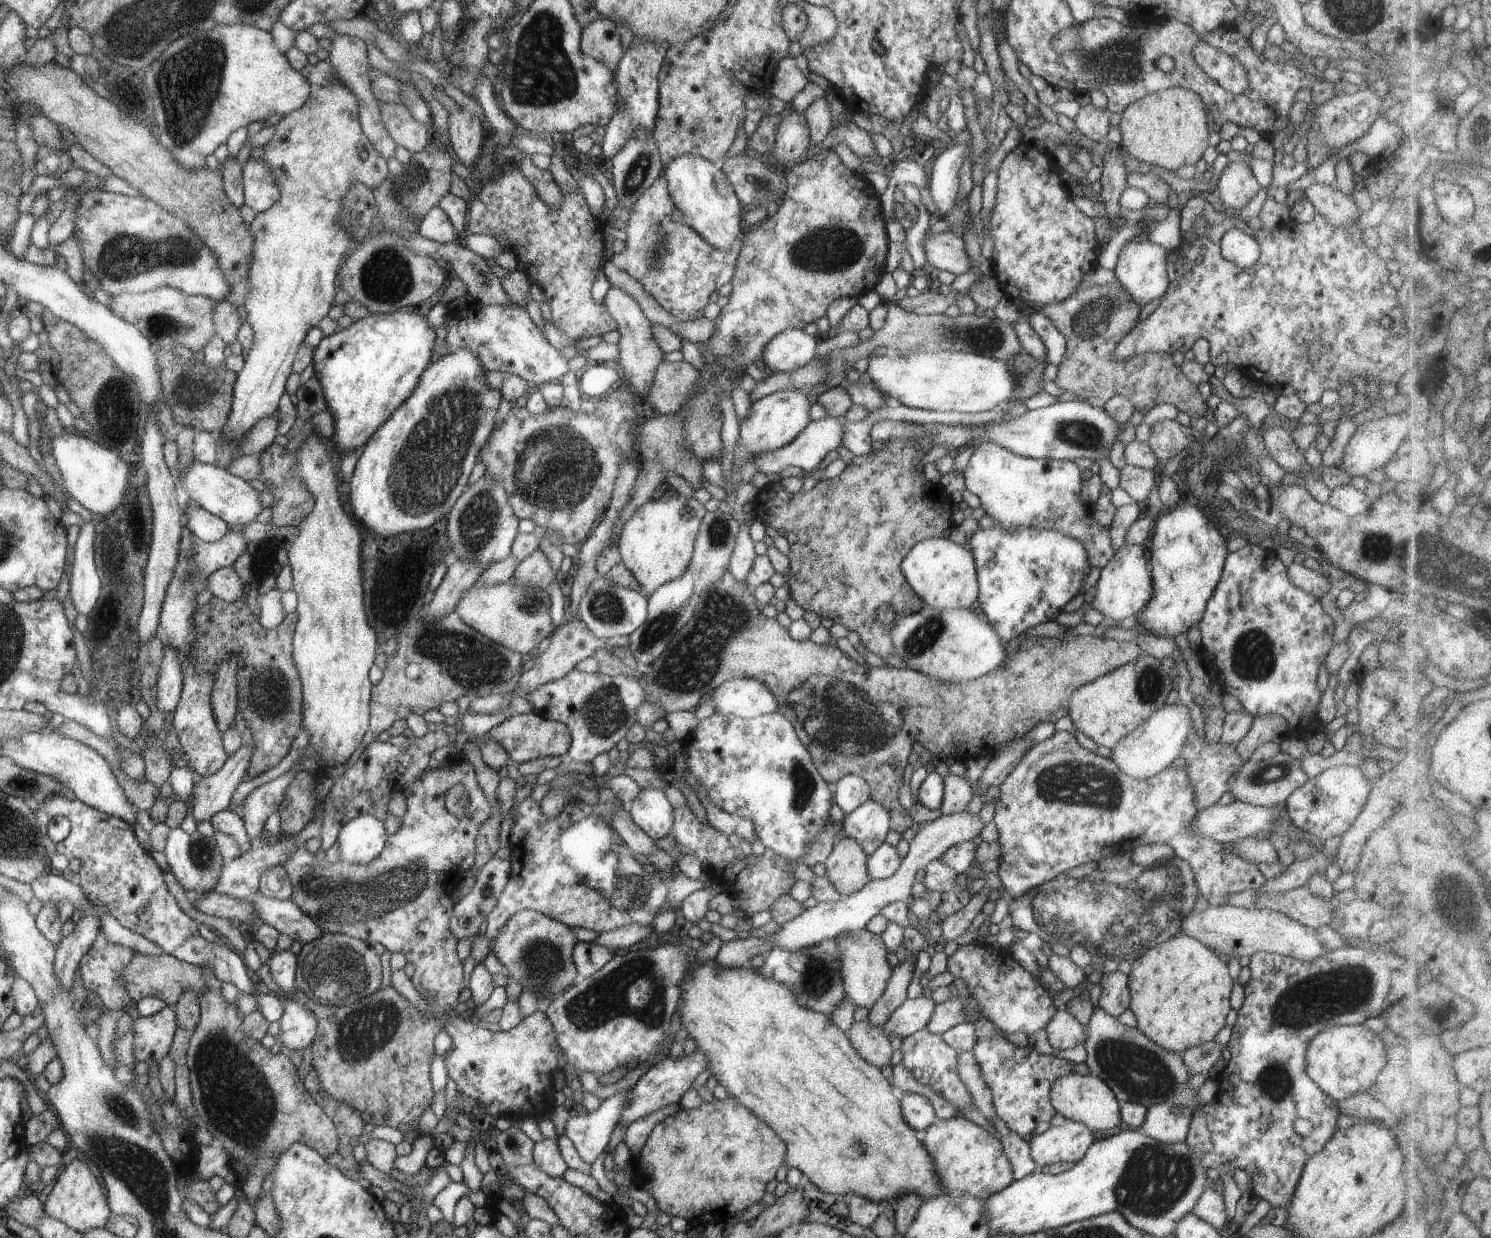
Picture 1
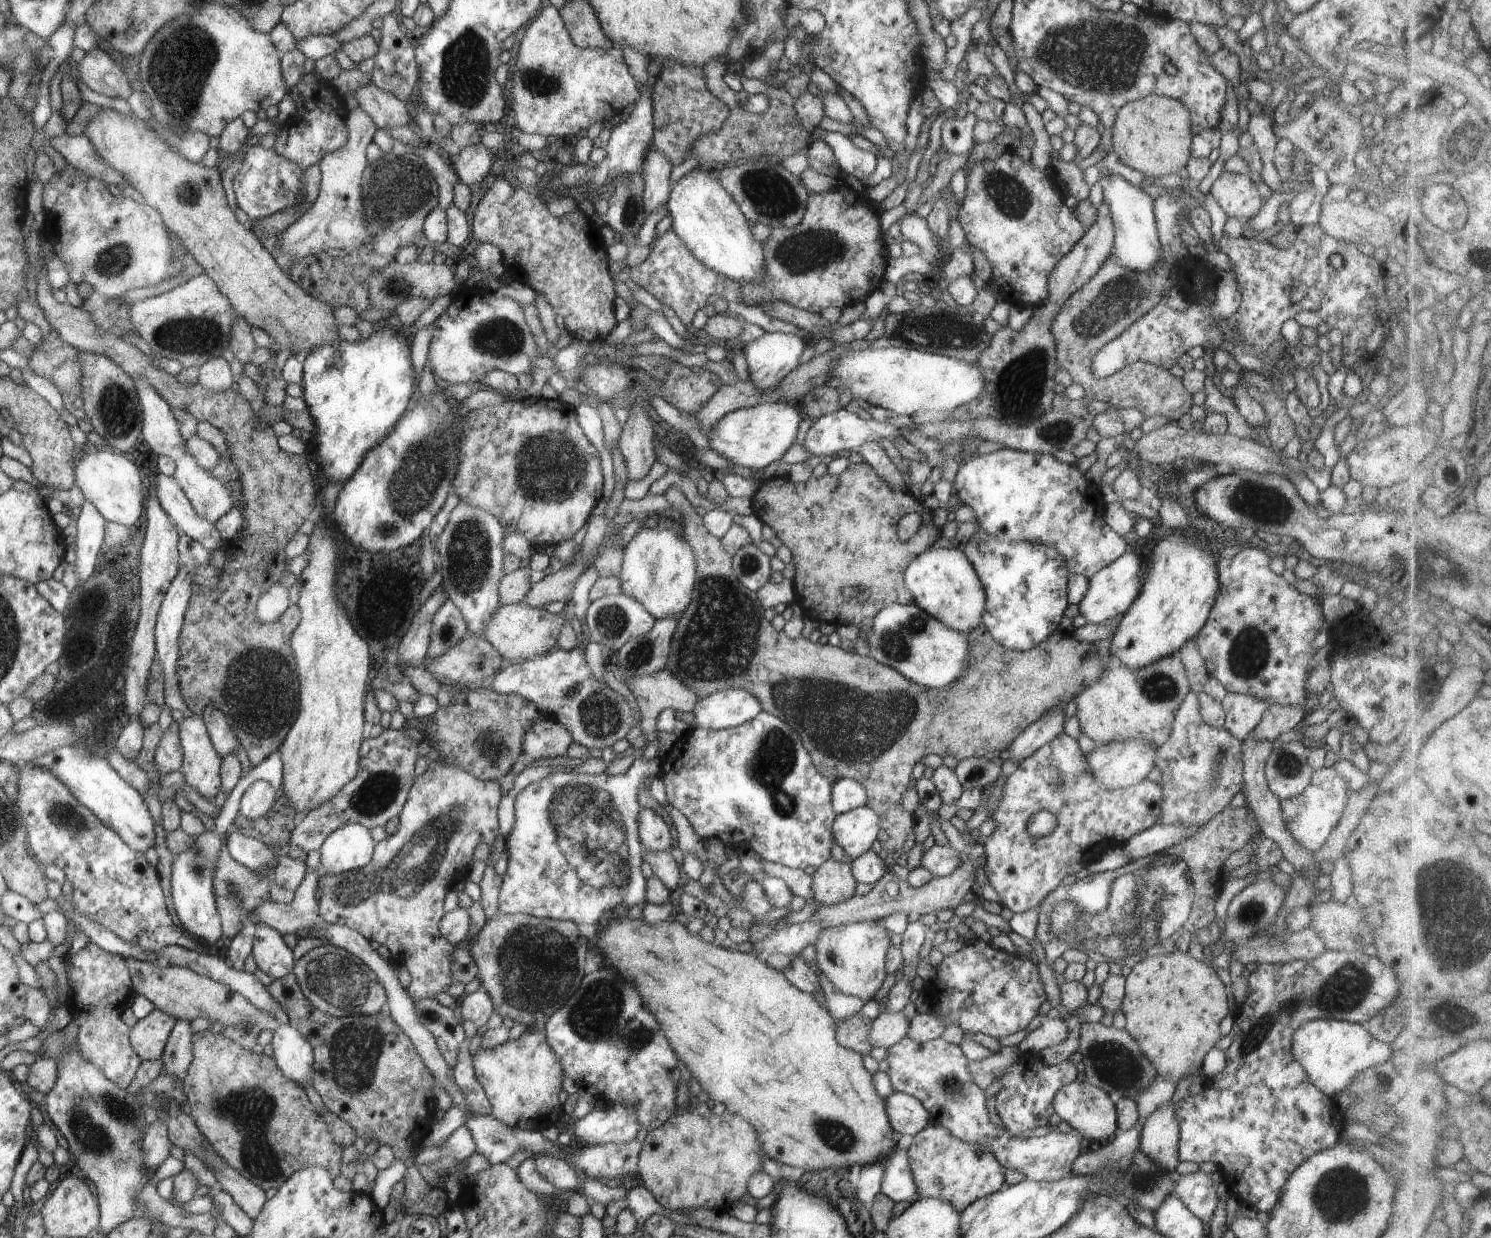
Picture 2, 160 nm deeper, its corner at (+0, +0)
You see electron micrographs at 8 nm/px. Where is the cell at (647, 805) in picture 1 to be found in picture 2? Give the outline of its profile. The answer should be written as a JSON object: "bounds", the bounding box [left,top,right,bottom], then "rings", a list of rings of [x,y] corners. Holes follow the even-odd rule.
{"bounds":[638,808,671,850],"rings":[[[640,808],[638,814],[639,840],[646,850],[671,850],[670,828],[661,815],[651,808]]]}

